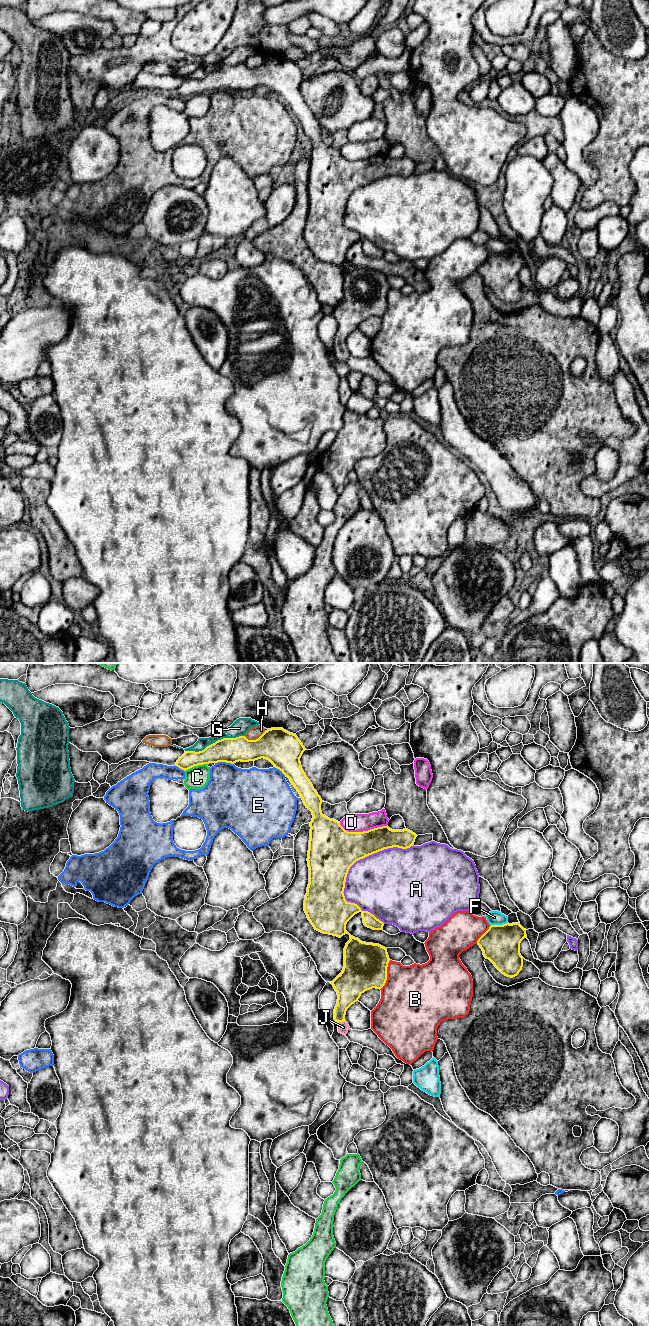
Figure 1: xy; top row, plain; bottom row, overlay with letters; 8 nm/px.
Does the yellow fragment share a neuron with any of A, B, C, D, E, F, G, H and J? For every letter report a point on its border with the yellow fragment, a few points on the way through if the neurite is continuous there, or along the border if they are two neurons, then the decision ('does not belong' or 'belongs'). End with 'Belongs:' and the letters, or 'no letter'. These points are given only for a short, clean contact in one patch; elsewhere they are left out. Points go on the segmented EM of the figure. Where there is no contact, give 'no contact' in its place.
A: contact xy (365, 856); does not belong
B: contact xy (386, 975); does not belong
C: contact xy (195, 765); border xy (206, 763), (194, 765), (185, 771); does not belong
D: contact xy (363, 831); does not belong
E: contact xy (224, 761); does not belong
F: contact xy (498, 925); does not belong
G: contact xy (215, 742); does not belong
H: contact xy (254, 740); does not belong
J: contact xy (341, 1021); way xy (349, 991), (341, 1007), (341, 1021), (343, 1027); belongs
Belongs: J

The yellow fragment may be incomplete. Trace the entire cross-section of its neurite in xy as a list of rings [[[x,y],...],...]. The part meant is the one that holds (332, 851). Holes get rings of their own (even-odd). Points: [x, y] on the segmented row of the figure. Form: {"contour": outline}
{"contour": [[[271,728],[265,731],[258,739],[248,740],[245,736],[223,738],[207,746],[204,750],[185,751],[179,757],[175,766],[186,771],[194,766],[226,762],[249,762],[261,758],[269,760],[275,768],[288,777],[292,785],[299,792],[304,805],[313,815],[310,822],[310,840],[308,850],[309,884],[304,900],[304,911],[314,929],[323,933],[341,938],[345,934],[347,922],[357,913],[362,913],[363,923],[373,930],[382,930],[384,923],[368,911],[351,902],[344,896],[346,877],[350,867],[358,860],[384,849],[398,847],[407,849],[413,846],[417,835],[408,829],[392,830],[388,826],[377,827],[363,832],[348,832],[340,822],[322,814],[322,799],[314,789],[312,783],[304,773],[300,758],[305,747],[298,737],[283,728]]]}

